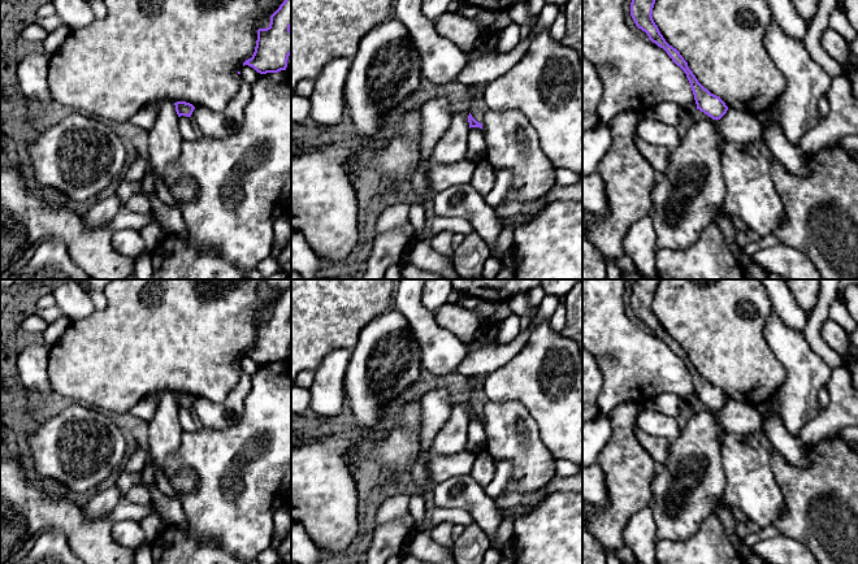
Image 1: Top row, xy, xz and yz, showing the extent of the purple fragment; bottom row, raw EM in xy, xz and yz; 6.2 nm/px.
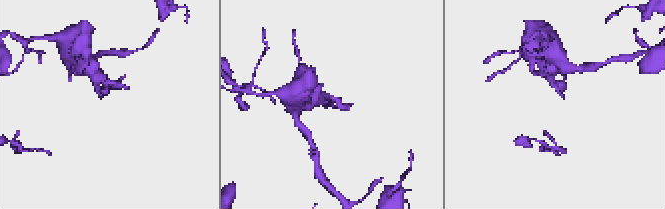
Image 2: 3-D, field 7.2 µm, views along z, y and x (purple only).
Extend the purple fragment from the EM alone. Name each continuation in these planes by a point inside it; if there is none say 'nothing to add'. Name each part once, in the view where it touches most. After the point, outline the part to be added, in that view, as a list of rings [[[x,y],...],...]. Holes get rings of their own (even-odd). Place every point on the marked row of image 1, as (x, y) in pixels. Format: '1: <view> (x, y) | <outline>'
nothing to add

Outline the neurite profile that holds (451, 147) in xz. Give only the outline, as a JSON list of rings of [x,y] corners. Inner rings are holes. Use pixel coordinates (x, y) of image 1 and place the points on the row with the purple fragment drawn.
[[[469,110],[454,112],[451,125],[439,138],[426,164],[419,164],[411,179],[411,186],[417,198],[432,200],[434,191],[430,187],[426,170],[433,165],[446,165],[465,160],[469,138]]]

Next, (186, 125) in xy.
[[[178,117],[178,127],[183,140],[191,140],[195,138],[195,125],[191,117]]]

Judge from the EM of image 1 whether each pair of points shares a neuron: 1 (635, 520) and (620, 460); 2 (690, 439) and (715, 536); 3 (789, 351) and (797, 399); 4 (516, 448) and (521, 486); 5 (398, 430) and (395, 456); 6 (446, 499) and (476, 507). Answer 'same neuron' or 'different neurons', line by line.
1: different neurons
2: different neurons
3: same neuron
4: same neuron
5: same neuron
6: same neuron

